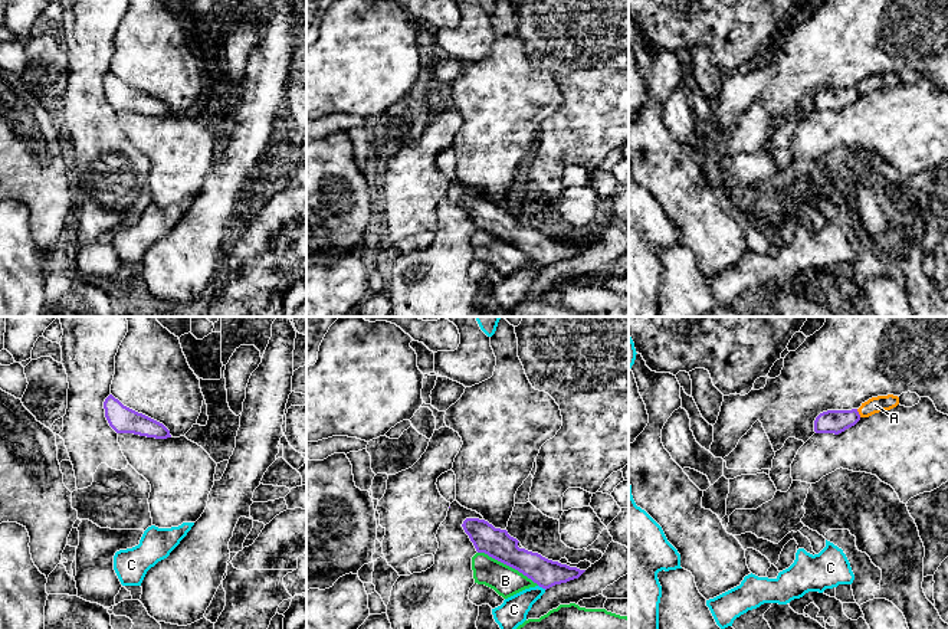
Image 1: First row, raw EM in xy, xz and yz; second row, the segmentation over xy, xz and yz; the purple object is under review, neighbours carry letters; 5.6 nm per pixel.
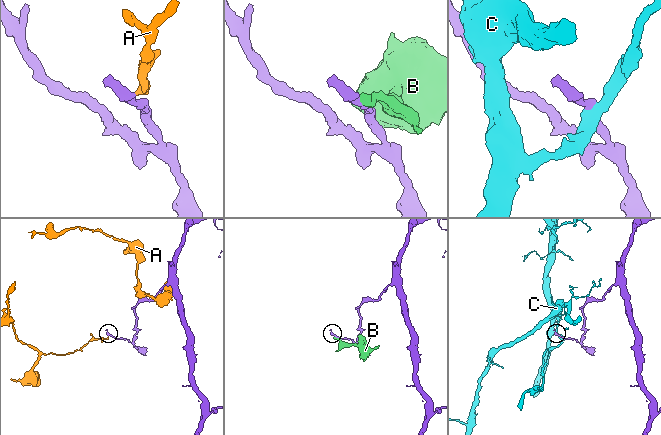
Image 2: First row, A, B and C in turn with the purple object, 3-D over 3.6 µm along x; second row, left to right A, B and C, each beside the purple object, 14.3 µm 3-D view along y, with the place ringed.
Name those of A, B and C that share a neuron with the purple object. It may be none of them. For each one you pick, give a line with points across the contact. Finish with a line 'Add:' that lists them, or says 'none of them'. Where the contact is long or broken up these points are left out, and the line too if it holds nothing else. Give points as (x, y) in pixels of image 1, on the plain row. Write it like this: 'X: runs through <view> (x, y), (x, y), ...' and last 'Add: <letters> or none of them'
Add: none of them

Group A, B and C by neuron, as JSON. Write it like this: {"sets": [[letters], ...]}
{"sets": [["A", "B"], ["C"]]}

